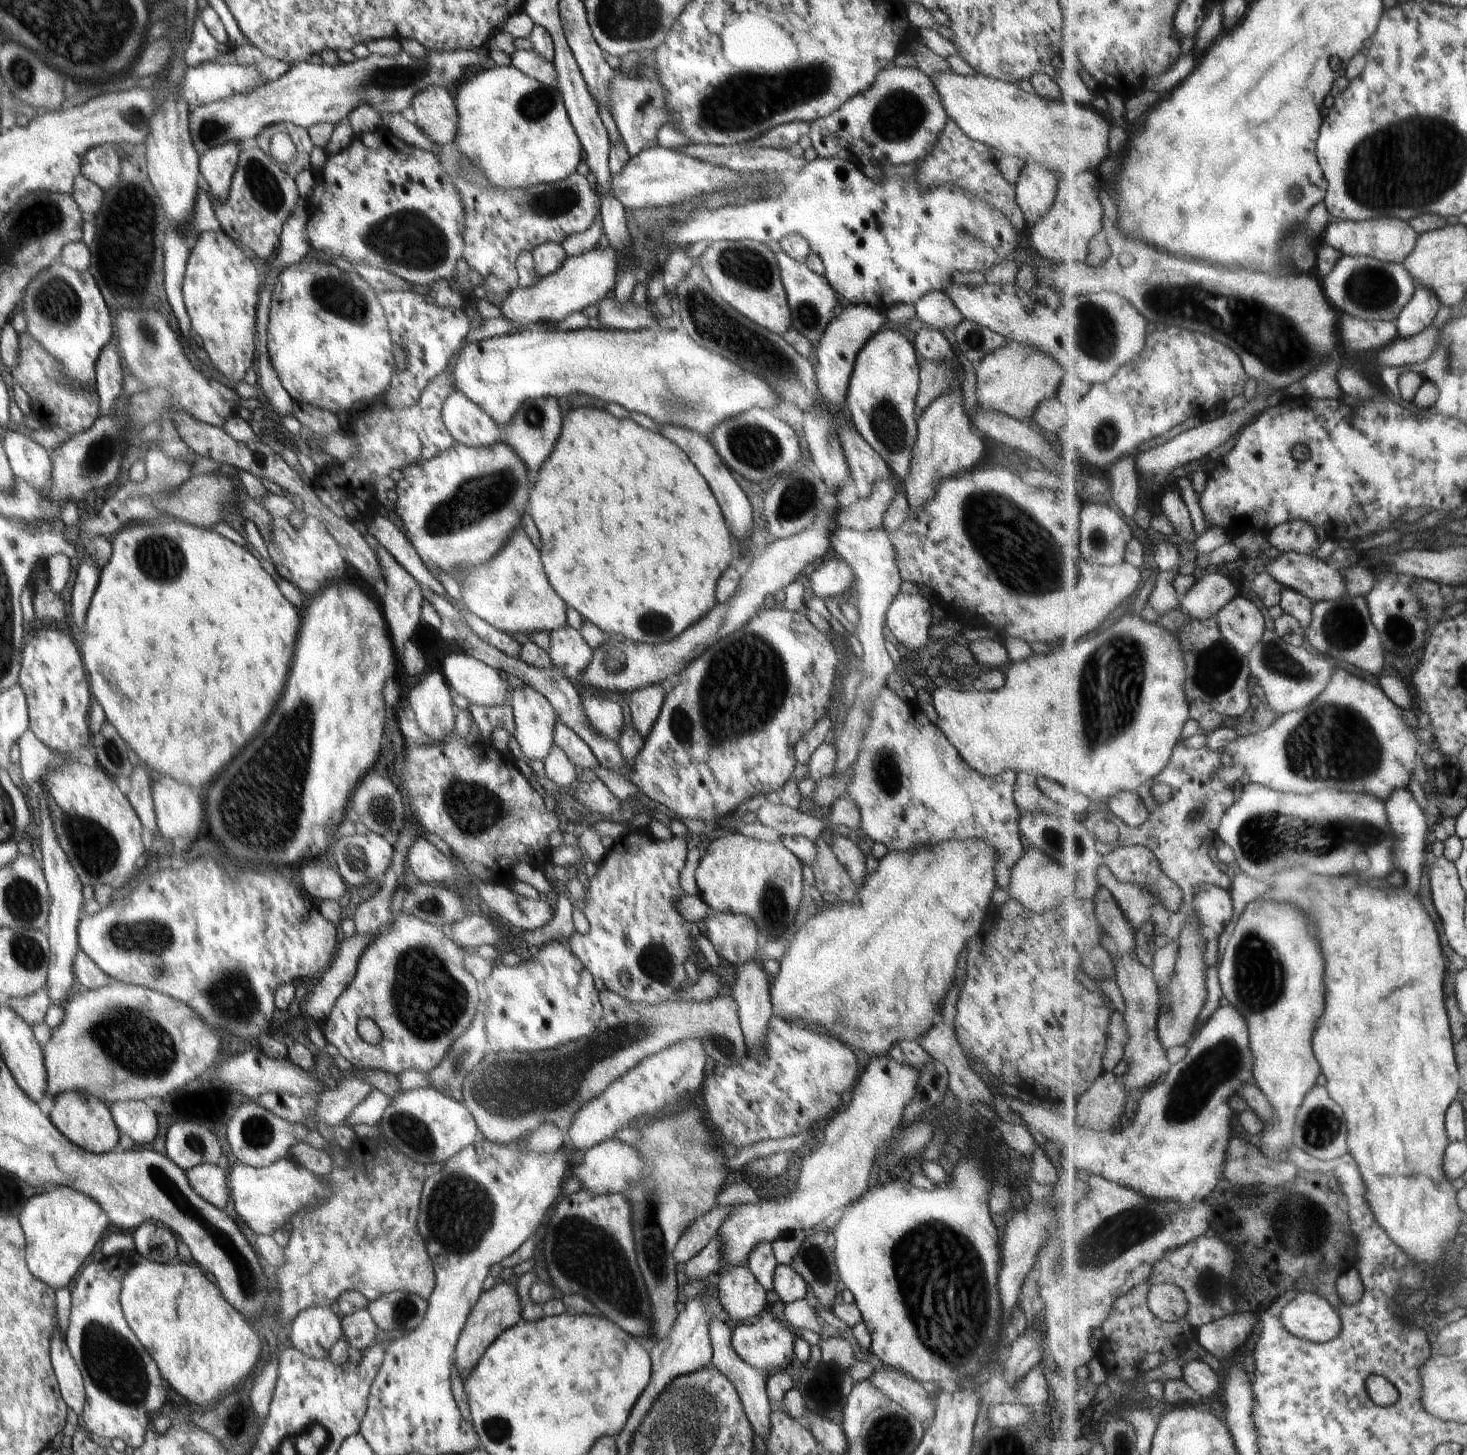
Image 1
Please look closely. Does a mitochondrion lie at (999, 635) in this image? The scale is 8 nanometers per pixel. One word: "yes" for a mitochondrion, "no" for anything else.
no

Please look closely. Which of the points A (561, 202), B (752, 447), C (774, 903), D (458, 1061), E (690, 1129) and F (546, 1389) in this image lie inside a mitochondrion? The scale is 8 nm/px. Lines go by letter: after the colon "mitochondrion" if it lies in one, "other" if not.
A: mitochondrion
B: mitochondrion
C: mitochondrion
D: mitochondrion
E: mitochondrion
F: other

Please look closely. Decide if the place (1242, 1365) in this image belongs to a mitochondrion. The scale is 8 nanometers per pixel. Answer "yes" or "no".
no

